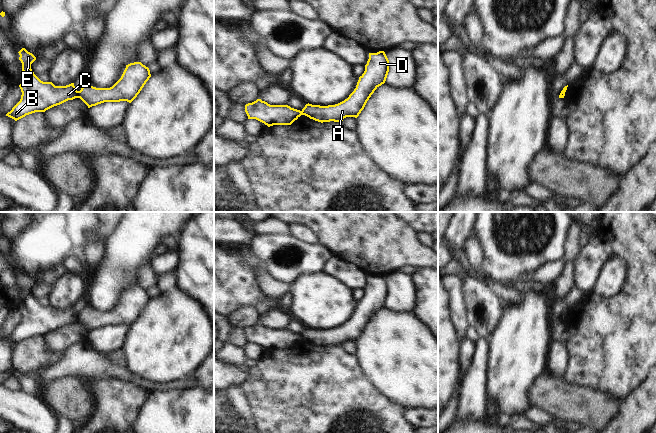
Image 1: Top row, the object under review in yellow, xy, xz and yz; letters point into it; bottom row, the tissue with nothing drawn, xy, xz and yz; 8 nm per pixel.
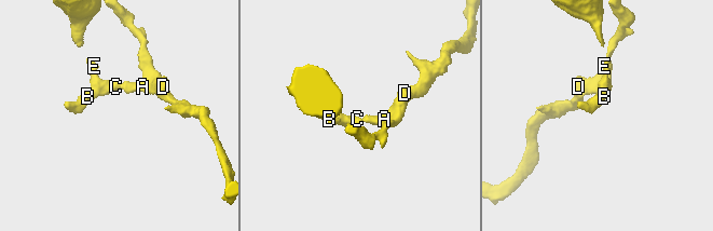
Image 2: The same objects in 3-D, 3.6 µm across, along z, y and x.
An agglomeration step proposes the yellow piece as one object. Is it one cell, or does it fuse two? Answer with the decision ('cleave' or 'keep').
cleave

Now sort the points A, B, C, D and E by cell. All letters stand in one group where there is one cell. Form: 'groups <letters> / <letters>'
groups A D / B C E

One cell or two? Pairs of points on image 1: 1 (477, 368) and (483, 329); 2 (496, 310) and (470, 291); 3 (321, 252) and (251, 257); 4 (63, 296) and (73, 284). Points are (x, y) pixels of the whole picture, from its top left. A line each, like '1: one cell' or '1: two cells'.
1: two cells
2: one cell
3: two cells
4: one cell

